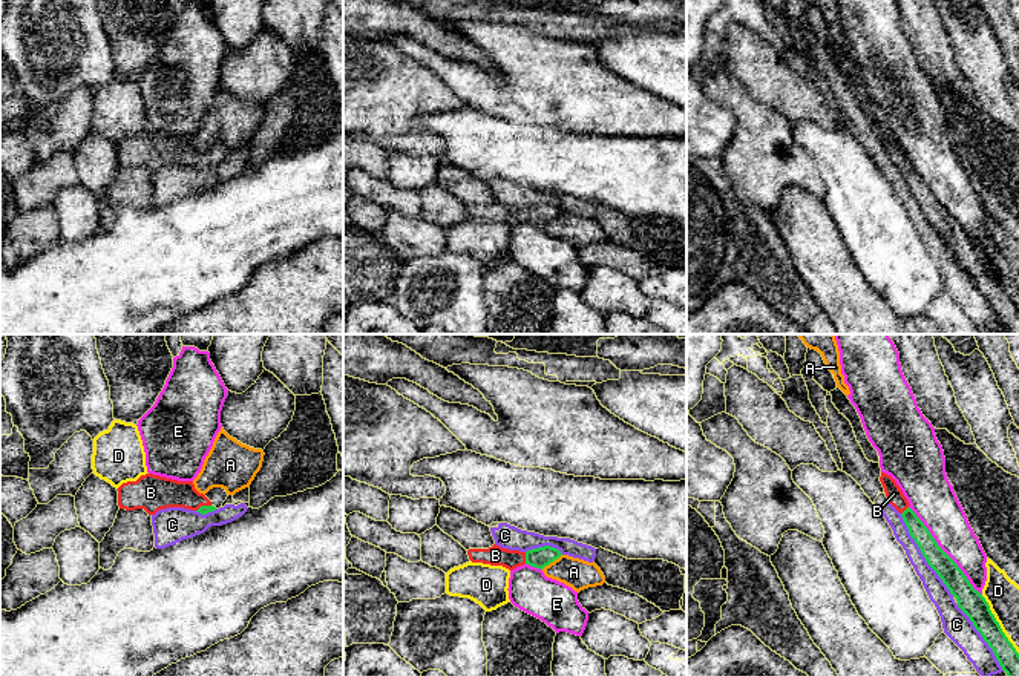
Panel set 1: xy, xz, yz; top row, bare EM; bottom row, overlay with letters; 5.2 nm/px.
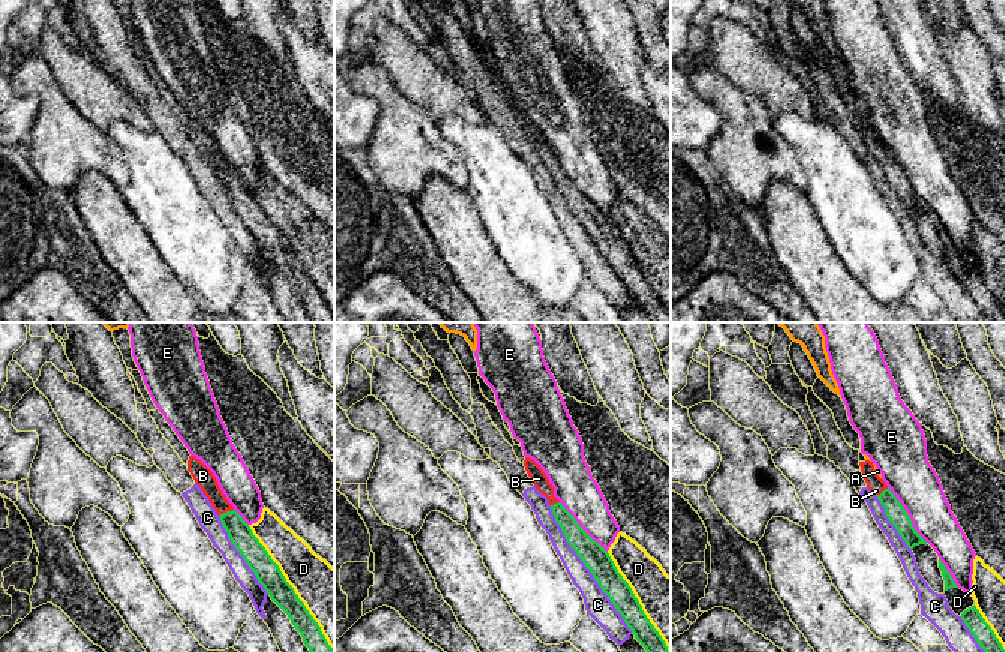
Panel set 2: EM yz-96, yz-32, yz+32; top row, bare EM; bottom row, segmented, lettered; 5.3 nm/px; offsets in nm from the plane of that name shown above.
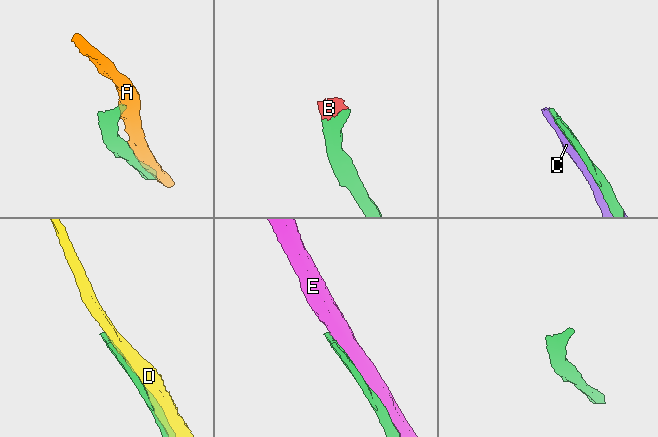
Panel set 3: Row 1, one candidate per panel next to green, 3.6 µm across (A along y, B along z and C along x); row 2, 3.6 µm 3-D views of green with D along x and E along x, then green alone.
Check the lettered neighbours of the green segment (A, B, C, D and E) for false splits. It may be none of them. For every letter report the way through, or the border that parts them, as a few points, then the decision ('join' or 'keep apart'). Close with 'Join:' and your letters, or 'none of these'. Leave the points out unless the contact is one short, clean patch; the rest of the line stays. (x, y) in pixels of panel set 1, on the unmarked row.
A: keep apart
B: across xz (541, 213), (526, 215), (495, 212) | join
C: keep apart
D: keep apart
E: keep apart
Join: B

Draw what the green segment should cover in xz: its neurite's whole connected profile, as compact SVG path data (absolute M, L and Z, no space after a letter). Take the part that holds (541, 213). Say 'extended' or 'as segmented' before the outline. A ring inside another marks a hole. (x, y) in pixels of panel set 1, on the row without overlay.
extended; M493 201L489 205L469 205L467 212L472 219L503 222L509 227L513 227L524 221L542 227L546 222L558 216L562 210L561 207L550 202L532 205L527 208L519 208L519 207L503 205Z

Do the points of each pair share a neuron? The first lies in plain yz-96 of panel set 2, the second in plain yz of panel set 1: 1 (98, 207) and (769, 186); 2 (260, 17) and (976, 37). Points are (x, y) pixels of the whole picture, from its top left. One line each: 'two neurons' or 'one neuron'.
1: two neurons
2: one neuron

